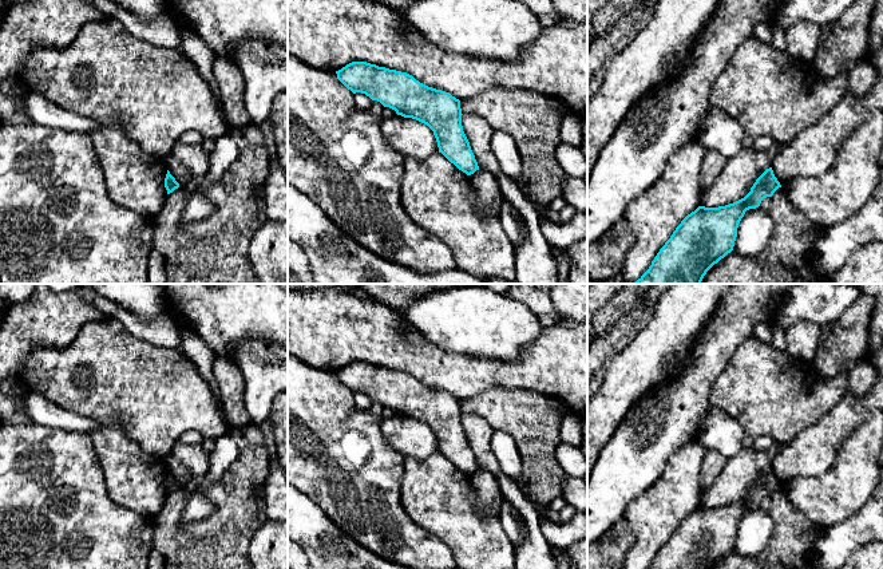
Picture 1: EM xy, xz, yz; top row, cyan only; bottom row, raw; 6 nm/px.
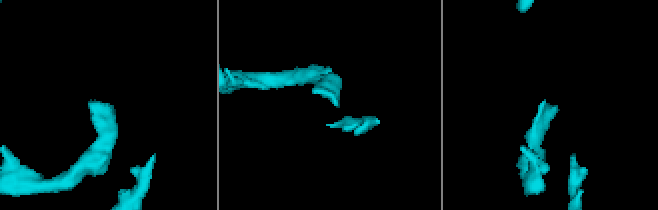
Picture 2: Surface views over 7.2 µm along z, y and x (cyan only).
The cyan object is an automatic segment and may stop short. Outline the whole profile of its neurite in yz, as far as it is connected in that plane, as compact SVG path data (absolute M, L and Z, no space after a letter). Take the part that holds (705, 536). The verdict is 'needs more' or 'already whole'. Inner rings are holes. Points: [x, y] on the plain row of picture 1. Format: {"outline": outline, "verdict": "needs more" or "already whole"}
{"outline": "M767 469L741 499L718 507L698 506L676 527L649 569L710 569L733 550L737 527L749 509L781 487Z", "verdict": "already whole"}

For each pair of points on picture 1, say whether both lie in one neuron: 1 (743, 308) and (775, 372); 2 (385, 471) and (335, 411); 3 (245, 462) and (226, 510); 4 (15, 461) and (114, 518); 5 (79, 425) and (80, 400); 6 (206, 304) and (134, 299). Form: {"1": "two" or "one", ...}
{"1": "two", "2": "one", "3": "one", "4": "one", "5": "two", "6": "two"}

